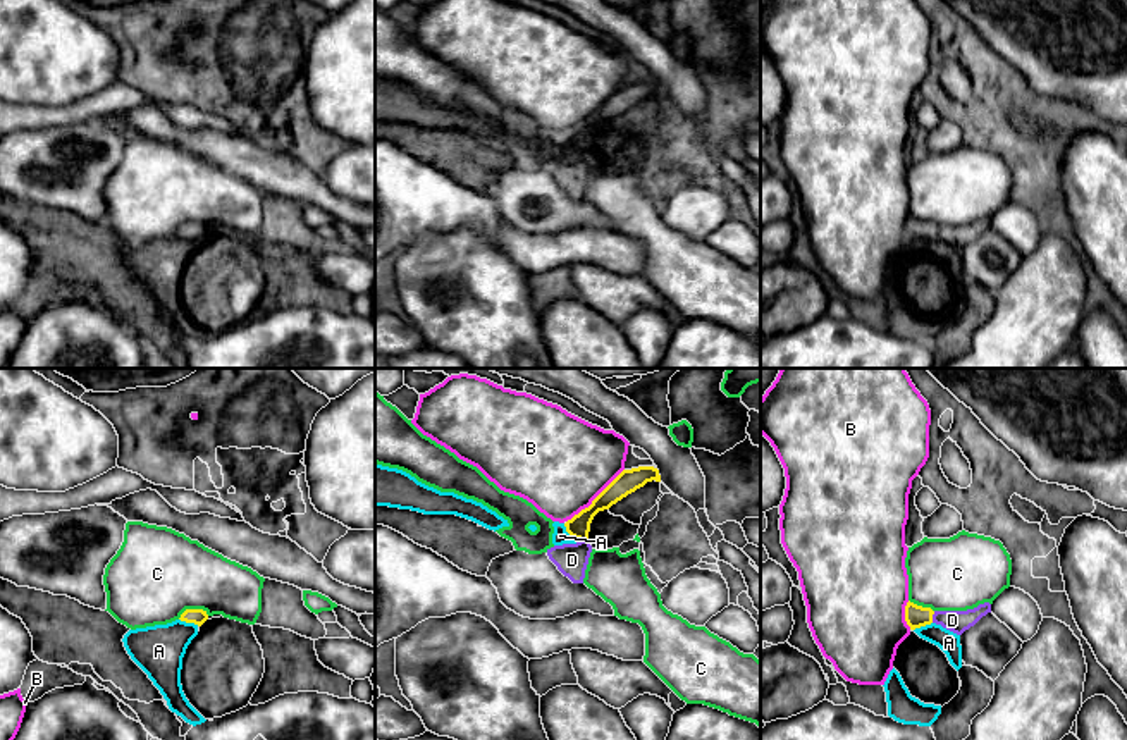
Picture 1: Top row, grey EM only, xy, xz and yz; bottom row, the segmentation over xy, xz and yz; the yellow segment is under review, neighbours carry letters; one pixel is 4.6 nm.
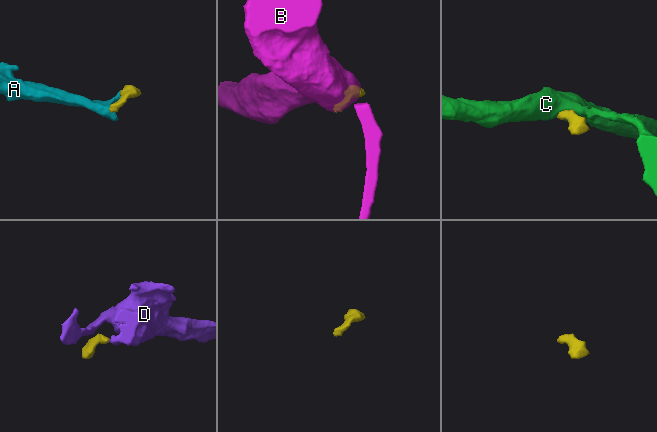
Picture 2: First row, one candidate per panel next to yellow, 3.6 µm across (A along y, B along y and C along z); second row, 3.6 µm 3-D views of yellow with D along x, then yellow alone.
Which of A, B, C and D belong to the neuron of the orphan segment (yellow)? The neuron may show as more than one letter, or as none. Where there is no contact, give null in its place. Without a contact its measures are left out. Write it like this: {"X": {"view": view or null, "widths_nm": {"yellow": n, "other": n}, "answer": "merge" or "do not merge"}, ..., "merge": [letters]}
{"A": {"view": "xz", "widths_nm": {"yellow": 110, "other": 70}, "answer": "do not merge"}, "B": {"view": "xz", "widths_nm": {"yellow": 110, "other": 460}, "answer": "do not merge"}, "C": {"view": "xy", "widths_nm": {"yellow": 80, "other": 420}, "answer": "do not merge"}, "D": {"view": "yz", "widths_nm": {"yellow": 110, "other": 110}, "answer": "merge"}, "merge": ["D"]}

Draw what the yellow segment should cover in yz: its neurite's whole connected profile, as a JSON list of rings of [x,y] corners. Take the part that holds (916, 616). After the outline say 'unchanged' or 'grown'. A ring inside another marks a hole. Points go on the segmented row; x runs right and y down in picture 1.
[[[908,601],[905,606],[905,621],[910,630],[936,623],[957,635],[962,635],[988,613],[991,613],[989,602],[967,611],[933,611],[931,607],[922,607]]]; grown

